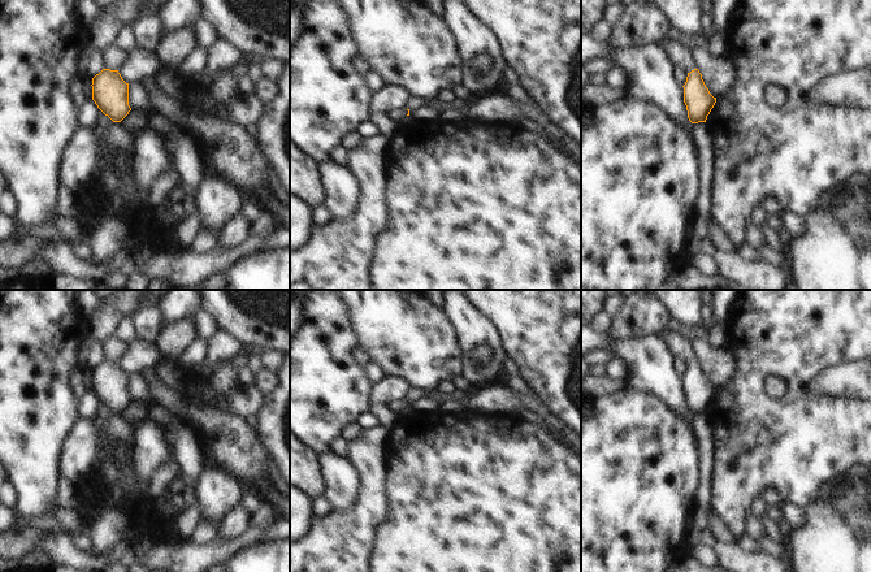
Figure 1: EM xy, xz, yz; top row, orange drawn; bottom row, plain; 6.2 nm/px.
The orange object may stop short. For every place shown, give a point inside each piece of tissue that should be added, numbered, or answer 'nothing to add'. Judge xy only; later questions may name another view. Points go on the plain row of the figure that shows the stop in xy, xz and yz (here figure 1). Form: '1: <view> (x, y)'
nothing to add

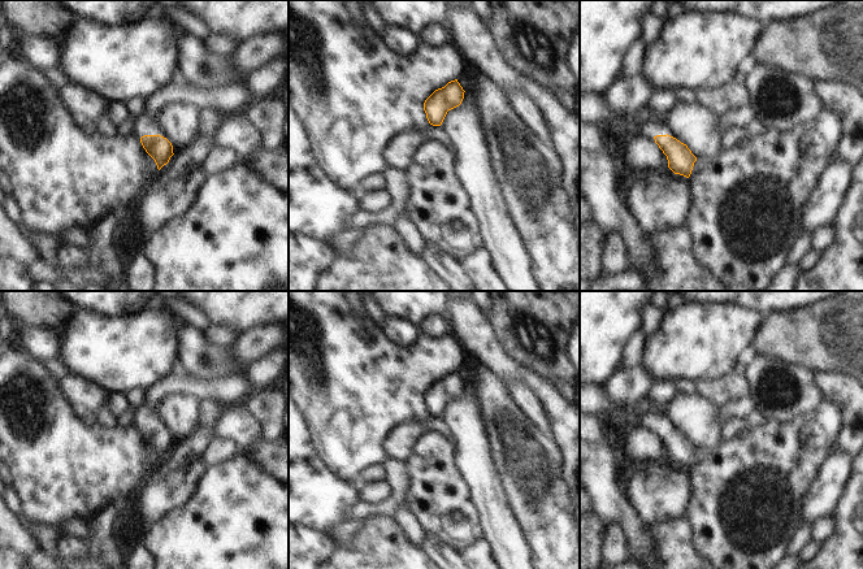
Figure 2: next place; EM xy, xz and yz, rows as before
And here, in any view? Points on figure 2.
1: xy (235, 389)

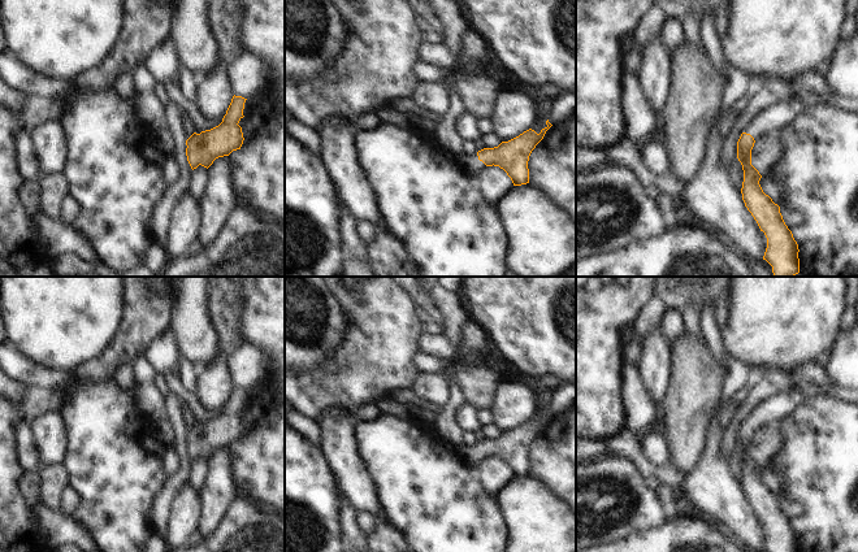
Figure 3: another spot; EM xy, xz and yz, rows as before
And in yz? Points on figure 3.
1: yz (775, 409)

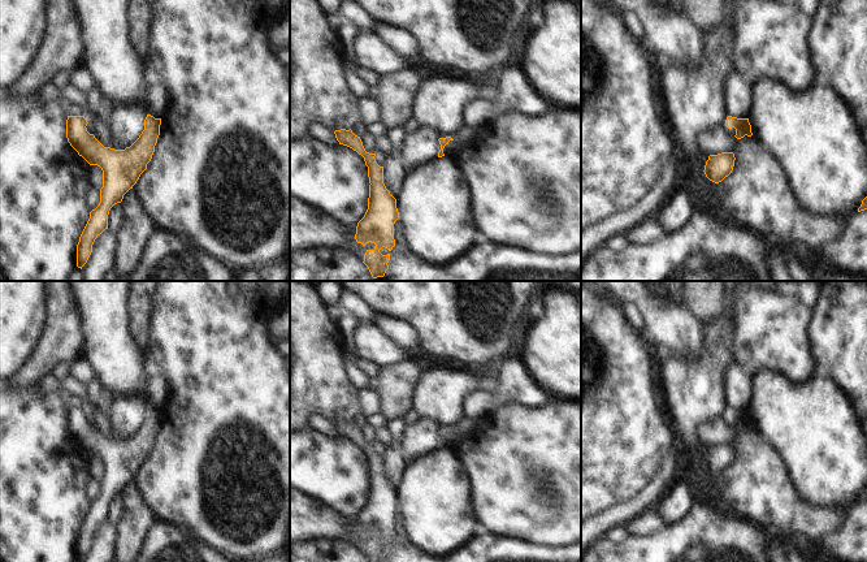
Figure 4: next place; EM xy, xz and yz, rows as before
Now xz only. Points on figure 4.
1: xz (464, 426)

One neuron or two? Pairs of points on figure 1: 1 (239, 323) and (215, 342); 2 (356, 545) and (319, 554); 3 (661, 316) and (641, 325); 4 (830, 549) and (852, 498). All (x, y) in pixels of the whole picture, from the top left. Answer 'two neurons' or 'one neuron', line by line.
1: two neurons
2: one neuron
3: one neuron
4: one neuron

